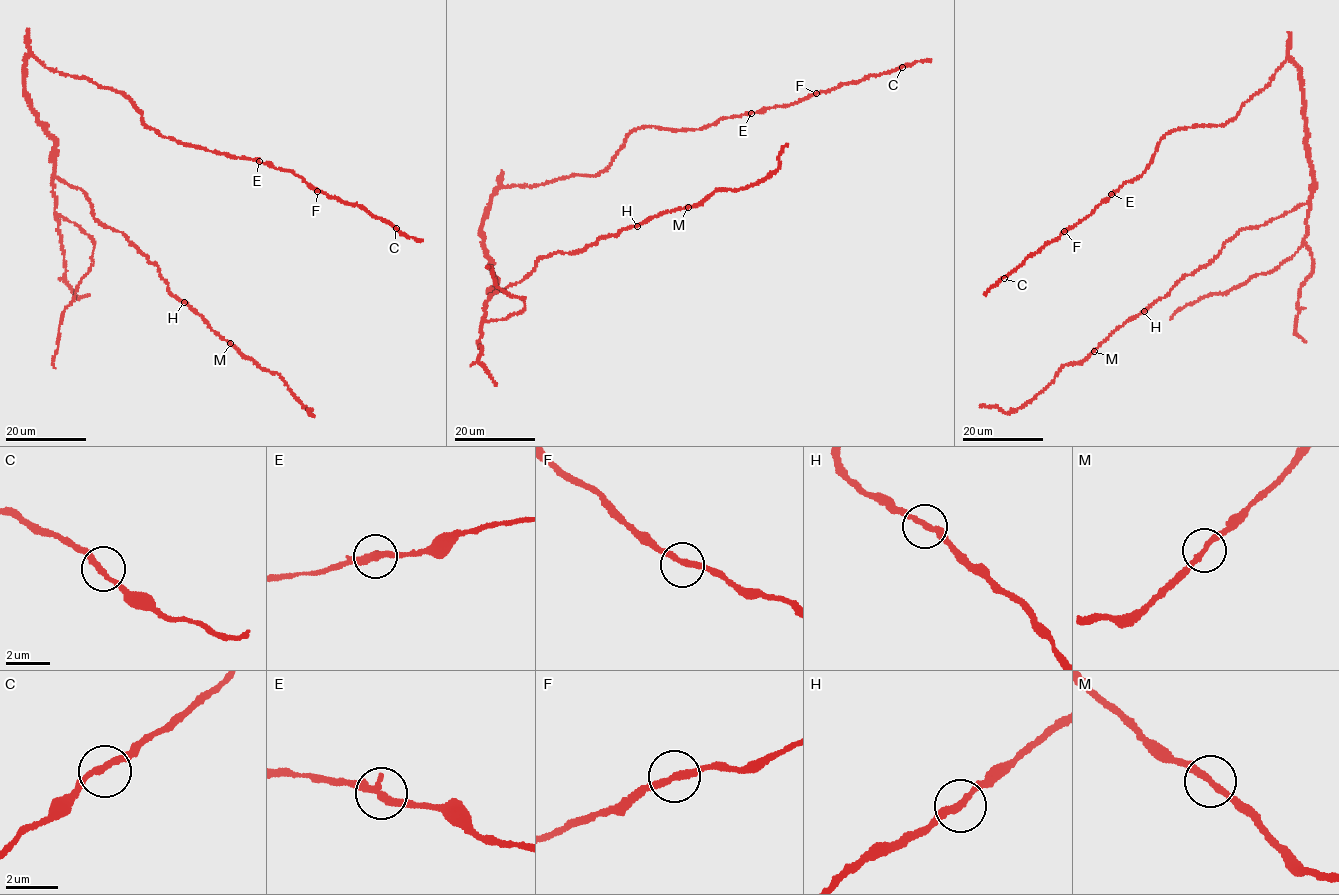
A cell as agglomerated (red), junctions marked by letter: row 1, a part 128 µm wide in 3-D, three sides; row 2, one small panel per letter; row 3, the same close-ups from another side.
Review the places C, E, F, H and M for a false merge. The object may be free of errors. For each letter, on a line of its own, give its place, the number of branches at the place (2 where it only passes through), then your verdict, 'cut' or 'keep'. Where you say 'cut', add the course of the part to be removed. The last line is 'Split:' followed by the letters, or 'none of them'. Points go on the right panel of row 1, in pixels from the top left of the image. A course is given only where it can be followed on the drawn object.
C: (1004, 278) | 2 | keep
E: (1111, 194) | 2 | keep
F: (1064, 231) | 2 | keep
H: (1144, 311) | 2 | keep
M: (1094, 351) | 2 | keep
Split: none of them

